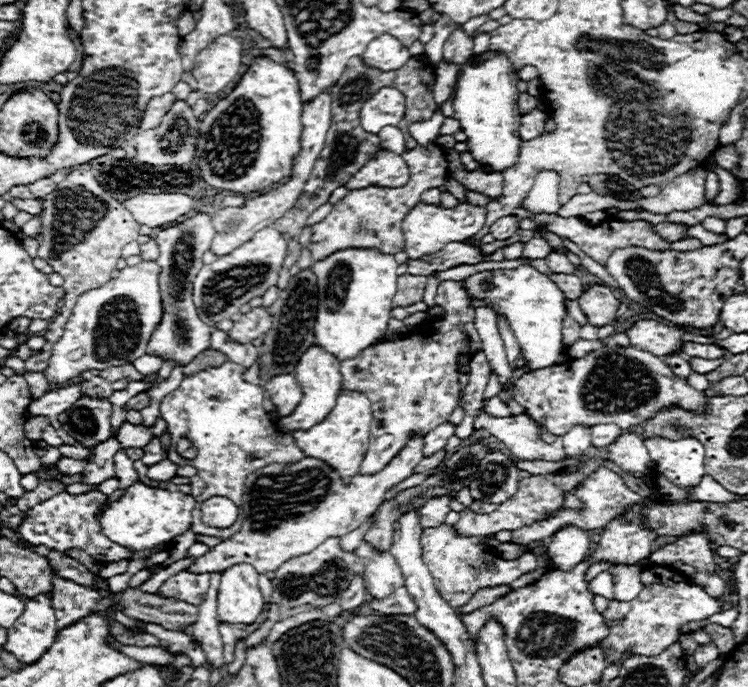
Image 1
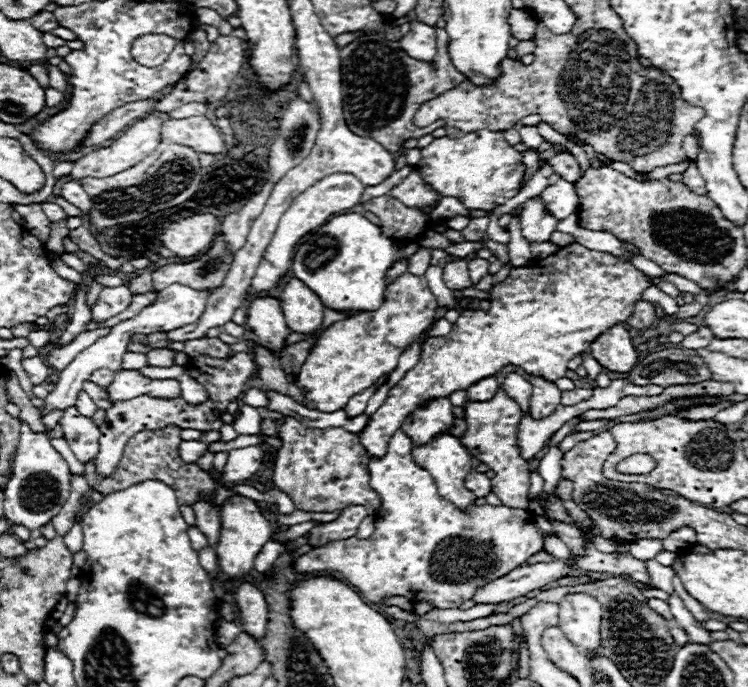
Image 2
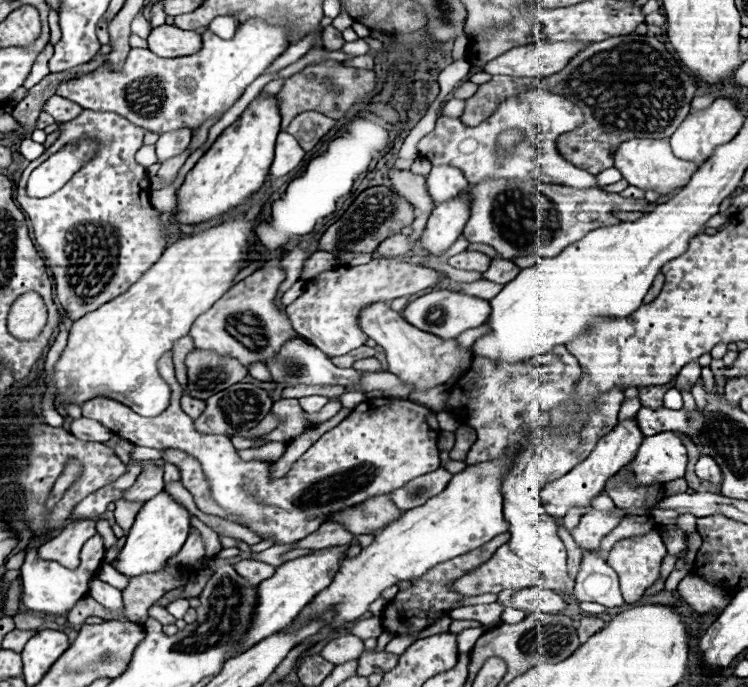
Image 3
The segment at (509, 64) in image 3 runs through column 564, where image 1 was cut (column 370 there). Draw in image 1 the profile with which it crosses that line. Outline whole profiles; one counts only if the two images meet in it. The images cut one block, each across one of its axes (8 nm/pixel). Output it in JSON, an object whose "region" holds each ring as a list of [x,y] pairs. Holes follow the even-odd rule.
{"region":[[[384,34],[368,44],[368,48],[362,54],[362,60],[372,68],[388,72],[388,70],[402,68],[410,60],[410,52],[400,40]]]}

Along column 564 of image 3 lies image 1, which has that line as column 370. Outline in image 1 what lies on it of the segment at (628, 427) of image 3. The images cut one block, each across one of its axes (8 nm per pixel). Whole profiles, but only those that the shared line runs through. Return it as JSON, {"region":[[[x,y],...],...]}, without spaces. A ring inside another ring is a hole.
{"region":[[[414,434],[406,442],[406,446],[390,460],[390,464],[386,464],[378,474],[364,476],[358,472],[352,476],[352,482],[348,482],[348,484],[344,484],[342,476],[334,468],[330,468],[326,462],[322,462],[318,458],[308,458],[308,456],[296,464],[270,464],[270,466],[256,470],[244,482],[244,486],[246,486],[246,492],[242,498],[244,522],[242,522],[240,532],[236,536],[232,536],[230,540],[224,540],[218,546],[214,546],[208,554],[200,556],[196,560],[196,564],[190,566],[192,572],[224,572],[226,568],[230,568],[234,564],[246,562],[246,564],[252,564],[256,568],[256,572],[266,574],[270,570],[276,570],[280,564],[284,564],[284,560],[290,560],[292,556],[312,552],[312,548],[320,546],[322,540],[326,540],[328,536],[344,536],[344,534],[356,530],[382,504],[386,490],[412,474],[412,468],[424,458],[422,448],[424,448],[424,436]]]}

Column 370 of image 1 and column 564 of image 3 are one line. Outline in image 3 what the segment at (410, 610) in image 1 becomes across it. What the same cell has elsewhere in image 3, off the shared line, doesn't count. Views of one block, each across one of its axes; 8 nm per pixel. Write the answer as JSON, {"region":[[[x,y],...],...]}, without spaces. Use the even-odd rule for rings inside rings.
{"region":[[[540,586],[518,590],[510,602],[514,608],[518,608],[526,614],[532,614],[532,612],[558,614],[560,610],[566,608],[566,600],[560,594],[546,590],[546,588],[540,588]]]}

